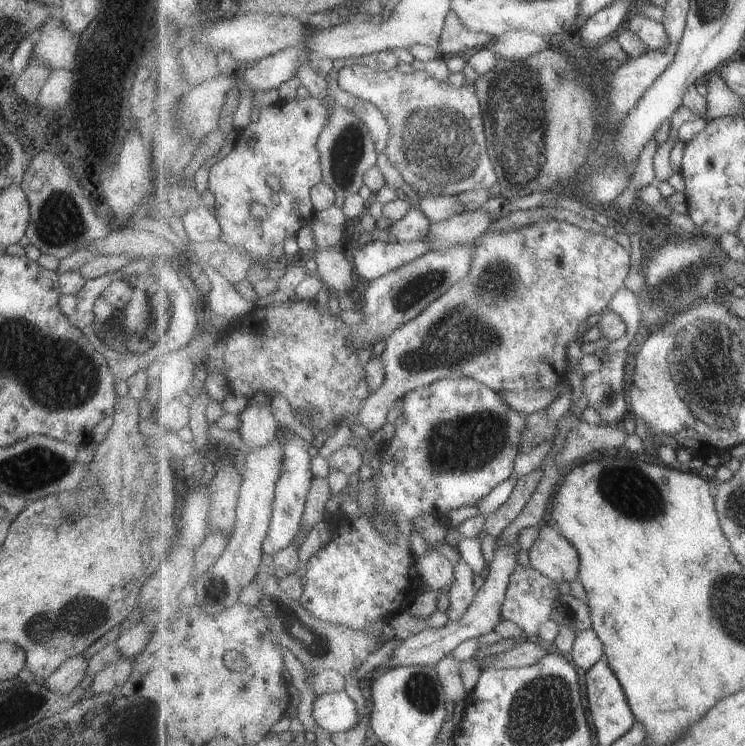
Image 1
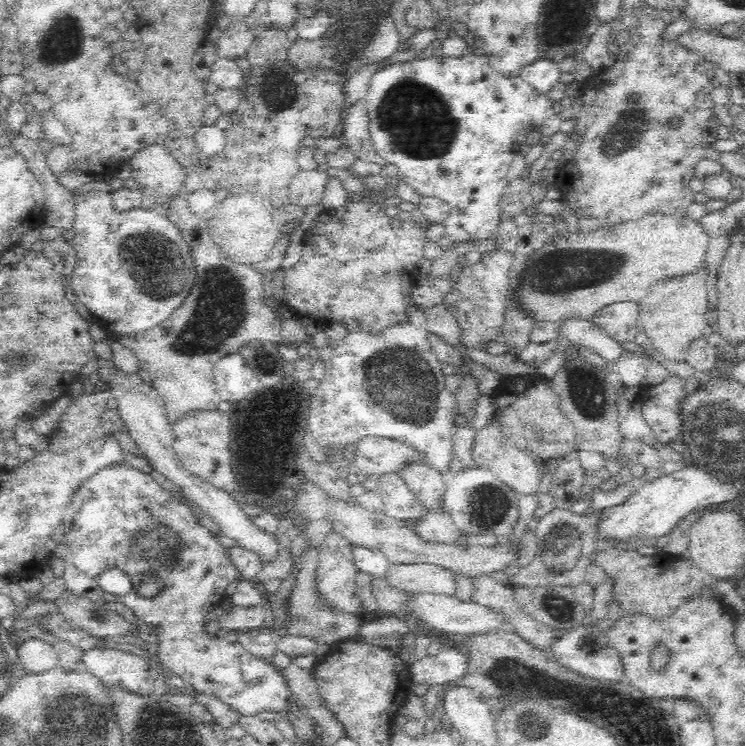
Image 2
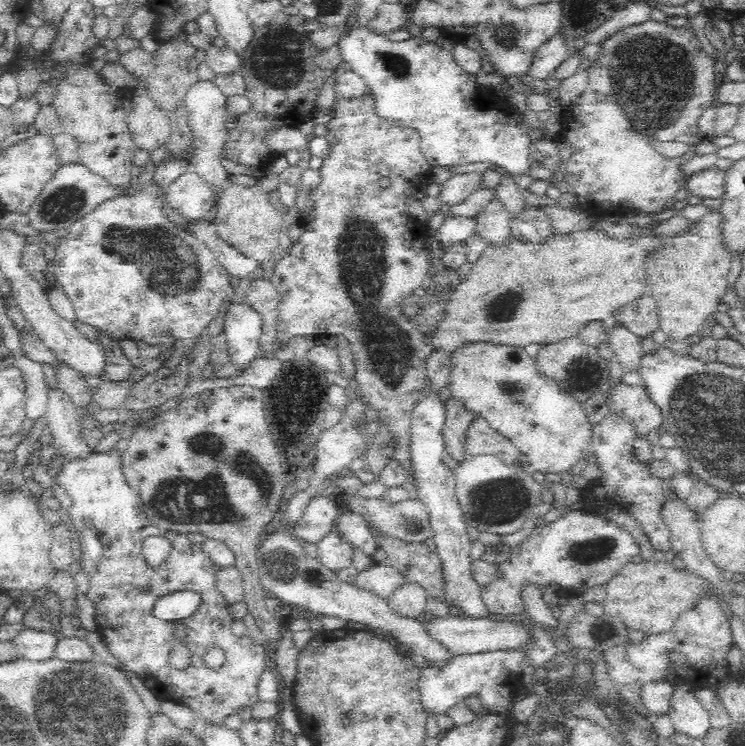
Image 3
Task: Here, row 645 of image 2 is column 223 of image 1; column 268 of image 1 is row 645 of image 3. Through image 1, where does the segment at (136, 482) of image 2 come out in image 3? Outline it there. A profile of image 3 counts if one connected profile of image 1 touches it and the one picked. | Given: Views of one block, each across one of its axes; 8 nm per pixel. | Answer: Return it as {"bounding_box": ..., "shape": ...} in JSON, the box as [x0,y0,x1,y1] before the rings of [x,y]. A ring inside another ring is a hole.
{"bounding_box":[52,447,270,727],"shape":[[[113,447],[110,450],[107,450],[103,453],[90,452],[90,454],[86,458],[72,458],[71,460],[66,460],[62,465],[62,468],[59,474],[52,478],[53,482],[59,484],[62,488],[64,488],[65,492],[72,499],[72,506],[70,507],[70,518],[72,518],[72,526],[76,528],[80,528],[78,532],[82,532],[82,530],[88,530],[88,532],[98,532],[98,537],[100,542],[82,542],[80,546],[82,546],[81,552],[81,568],[86,573],[86,578],[88,579],[88,584],[90,588],[88,588],[88,592],[86,596],[88,600],[92,602],[92,606],[96,608],[96,623],[98,624],[97,632],[99,636],[102,637],[102,640],[107,645],[110,653],[119,661],[121,665],[124,666],[130,672],[134,672],[134,674],[138,675],[138,678],[142,680],[158,699],[166,699],[172,702],[176,702],[176,704],[186,704],[192,712],[197,712],[198,715],[203,720],[203,724],[208,726],[216,726],[222,727],[225,726],[224,720],[228,718],[228,716],[232,716],[241,712],[242,708],[248,708],[253,706],[255,702],[258,702],[258,682],[260,680],[260,676],[264,670],[267,669],[270,664],[270,659],[268,654],[265,653],[265,650],[260,646],[260,643],[251,641],[248,636],[237,638],[231,631],[231,624],[233,623],[233,618],[230,615],[229,603],[224,599],[224,595],[219,592],[219,588],[217,588],[217,583],[219,582],[219,568],[217,564],[204,552],[202,548],[202,544],[194,543],[190,538],[188,538],[188,534],[186,533],[175,533],[174,531],[167,531],[164,529],[156,528],[149,520],[148,517],[142,512],[142,507],[140,507],[140,493],[138,487],[129,485],[126,482],[126,477],[124,477],[124,467],[122,467],[122,455],[120,450]],[[150,536],[162,536],[167,538],[170,541],[170,544],[173,546],[171,548],[171,552],[168,558],[158,567],[150,567],[149,564],[144,560],[143,557],[143,542]],[[184,591],[192,591],[196,592],[202,598],[201,607],[198,608],[194,612],[193,616],[186,618],[185,620],[176,620],[176,621],[164,621],[160,618],[157,618],[154,614],[154,606],[159,599],[162,599],[163,596],[168,594],[172,594],[172,592],[184,592]],[[184,645],[188,651],[190,651],[190,664],[186,668],[178,669],[172,668],[169,664],[170,654],[172,650],[176,648],[176,646]],[[208,646],[220,646],[222,648],[223,654],[225,655],[224,665],[222,668],[218,668],[217,671],[210,670],[204,666],[206,653],[208,652]]]}

